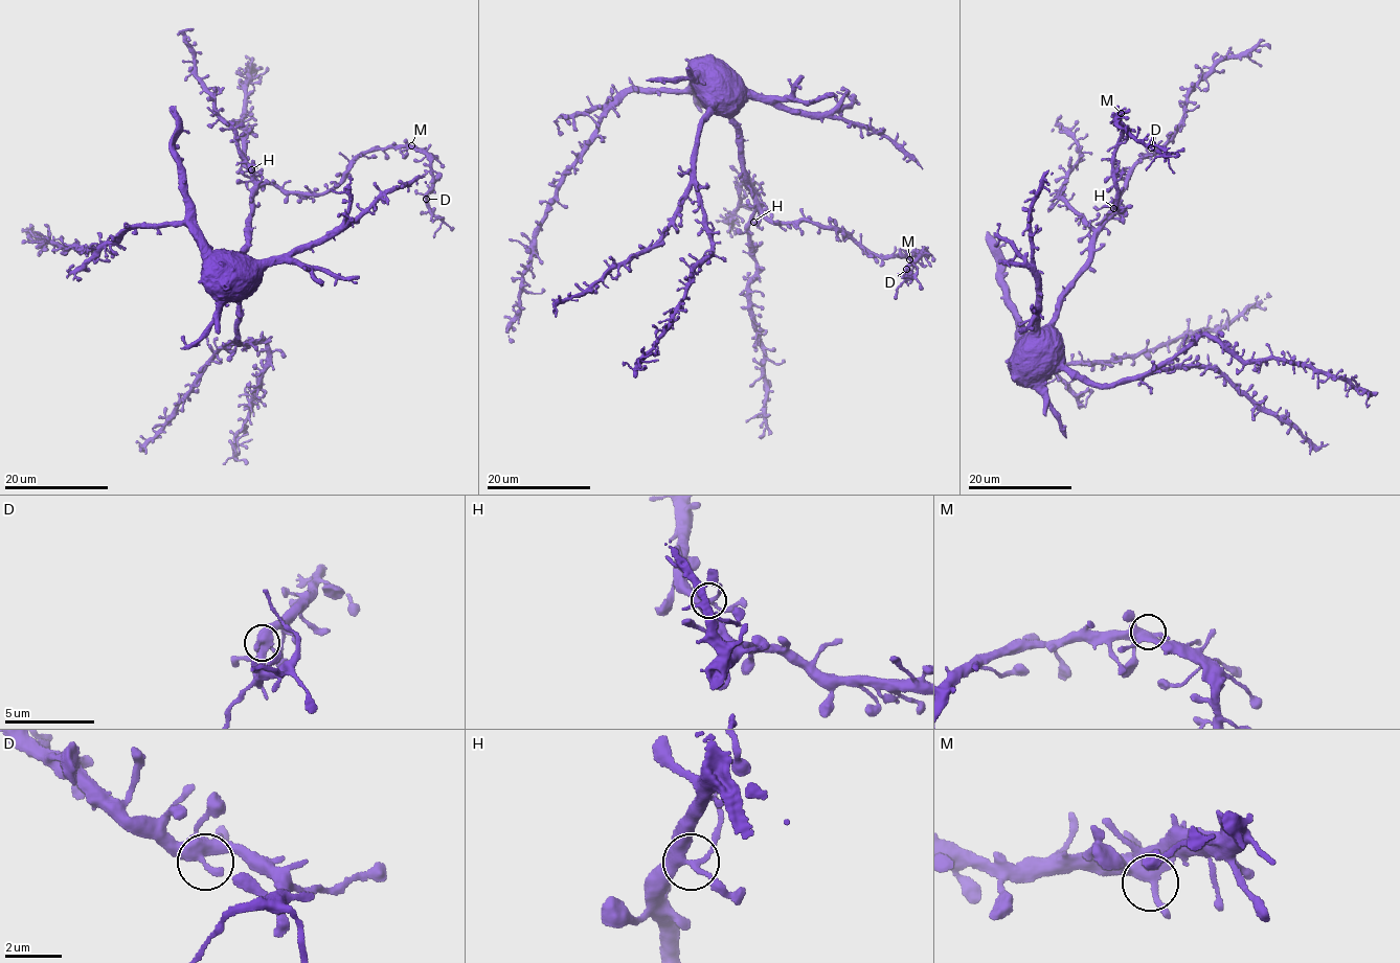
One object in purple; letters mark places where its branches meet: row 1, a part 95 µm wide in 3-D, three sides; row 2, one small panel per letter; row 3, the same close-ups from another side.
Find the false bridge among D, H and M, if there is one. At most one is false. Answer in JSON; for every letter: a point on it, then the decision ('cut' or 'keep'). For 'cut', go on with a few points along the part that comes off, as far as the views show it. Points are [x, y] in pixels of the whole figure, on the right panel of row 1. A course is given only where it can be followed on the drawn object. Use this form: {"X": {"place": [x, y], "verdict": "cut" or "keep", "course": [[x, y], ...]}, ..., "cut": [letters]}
{"D": {"place": [1151, 147], "verdict": "keep"}, "H": {"place": [1113, 208], "verdict": "cut", "course": [[1113, 208], [1092, 208]]}, "M": {"place": [1121, 113], "verdict": "keep"}, "cut": ["H"]}

